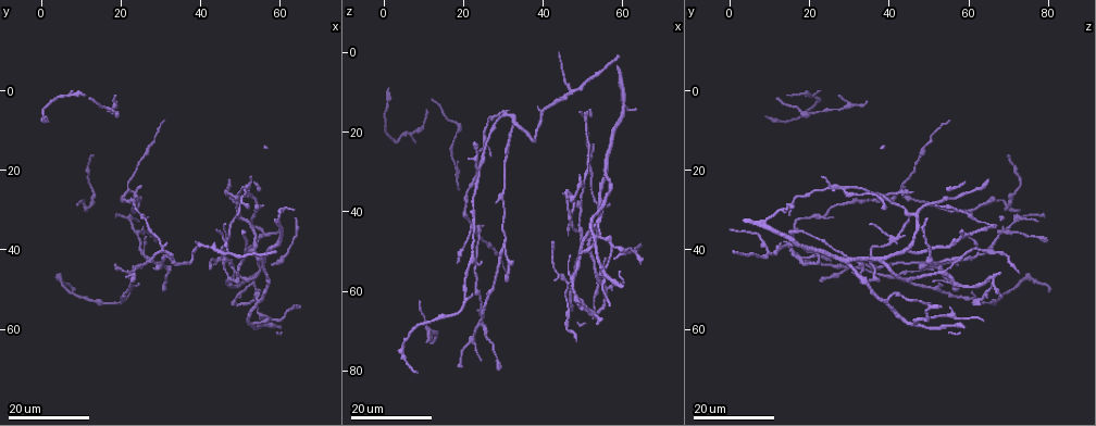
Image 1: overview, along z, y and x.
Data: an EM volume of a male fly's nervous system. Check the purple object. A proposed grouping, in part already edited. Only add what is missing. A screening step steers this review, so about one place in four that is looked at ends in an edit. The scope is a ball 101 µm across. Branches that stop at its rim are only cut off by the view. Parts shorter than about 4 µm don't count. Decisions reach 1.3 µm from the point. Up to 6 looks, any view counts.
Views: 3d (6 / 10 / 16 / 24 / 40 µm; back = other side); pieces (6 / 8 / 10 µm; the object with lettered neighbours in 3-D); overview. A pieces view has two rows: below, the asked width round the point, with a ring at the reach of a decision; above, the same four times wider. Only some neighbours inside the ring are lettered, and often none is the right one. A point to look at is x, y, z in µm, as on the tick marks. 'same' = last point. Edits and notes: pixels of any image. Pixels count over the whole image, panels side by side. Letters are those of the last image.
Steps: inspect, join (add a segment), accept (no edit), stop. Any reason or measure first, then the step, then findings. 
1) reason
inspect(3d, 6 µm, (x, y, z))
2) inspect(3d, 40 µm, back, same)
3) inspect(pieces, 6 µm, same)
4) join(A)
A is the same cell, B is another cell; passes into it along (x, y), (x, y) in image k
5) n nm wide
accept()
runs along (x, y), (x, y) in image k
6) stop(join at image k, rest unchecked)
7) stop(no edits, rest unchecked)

inspect(3d, 24 µm, (46.5, 25.5, 45.5))

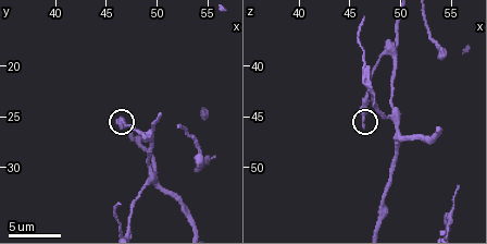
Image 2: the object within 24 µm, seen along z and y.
see the neighbours
inspect(pieces, 8 µm, same)

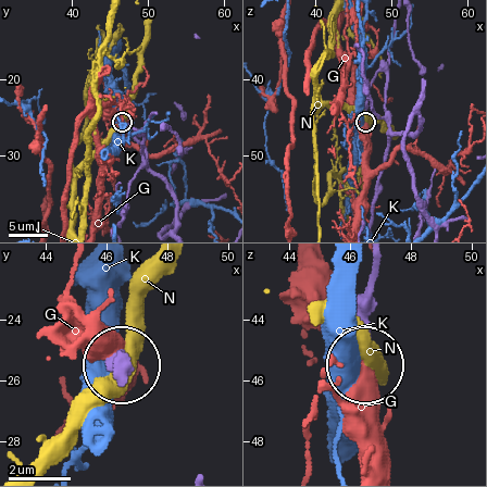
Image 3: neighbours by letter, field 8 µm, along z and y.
accept()
G, K and N are other cells; runs along (375, 265), (360, 364) in image 3; no lettered segment goes on from it

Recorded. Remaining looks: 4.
free end
inspect(3d, 16 µm, (18.5, 44.0, 53.0))

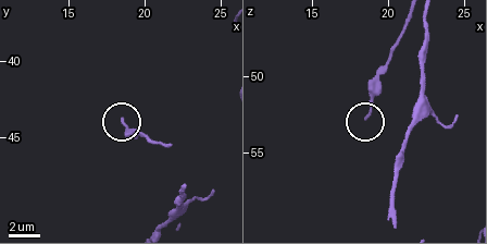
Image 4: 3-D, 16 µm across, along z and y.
inspect(pieces, 10 µm, (18.6, 43.8, 52.8))

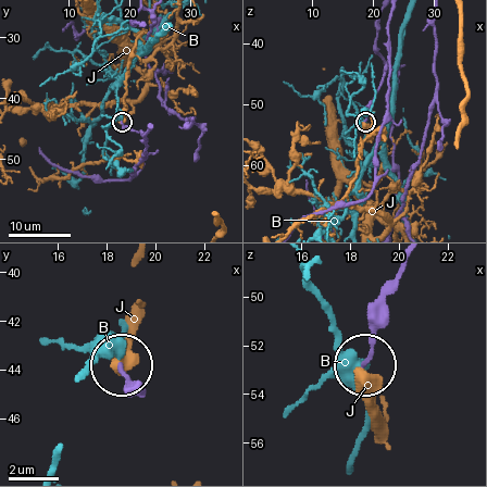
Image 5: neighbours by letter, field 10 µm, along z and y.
accept()
B and J are other cells; runs along (407, 263), (369, 361) in image 5; no lettered segment goes on from it

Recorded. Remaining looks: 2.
thin end
inspect(3d, 24 µm, (44.5, 34.5, -0.5))

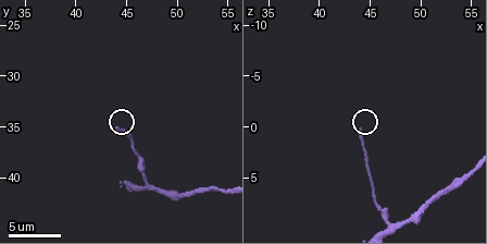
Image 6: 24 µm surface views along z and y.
inspect(pieces, 10 µm, (44.0, 35.2, 0.2))

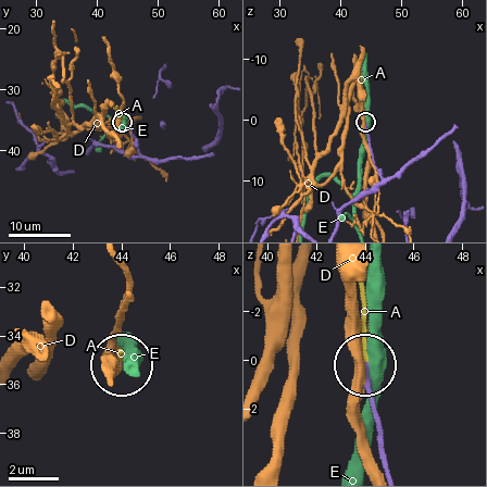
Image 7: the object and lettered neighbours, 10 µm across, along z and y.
join(A)
A is the same cell, D and E are other cells; it goes on there

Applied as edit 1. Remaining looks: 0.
stop(join at image 7, rest unchecked)

